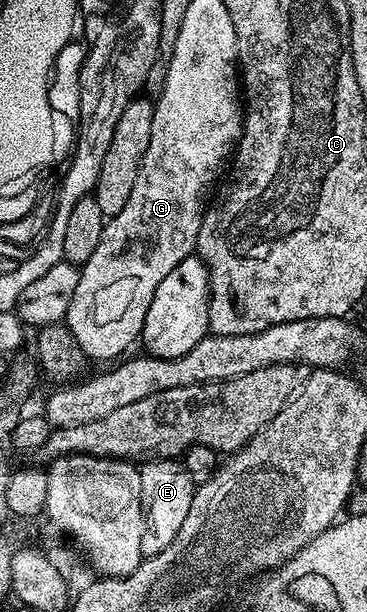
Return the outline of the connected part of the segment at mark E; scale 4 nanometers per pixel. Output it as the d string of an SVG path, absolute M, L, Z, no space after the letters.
M177 459L147 460L140 468L140 494L142 495L142 529L140 550L143 557L155 556L176 538L188 509L192 506L194 480L186 473L186 467Z

